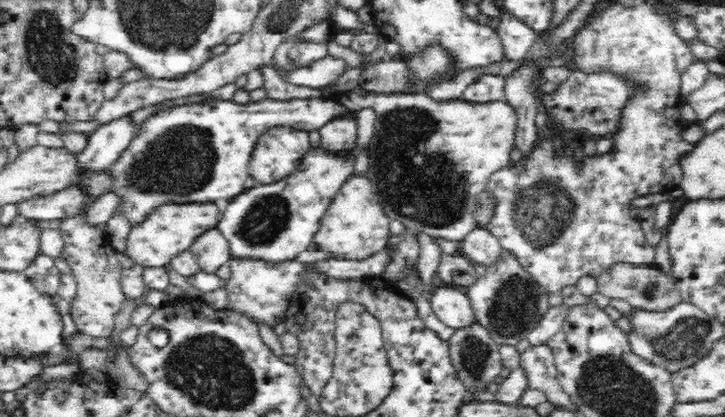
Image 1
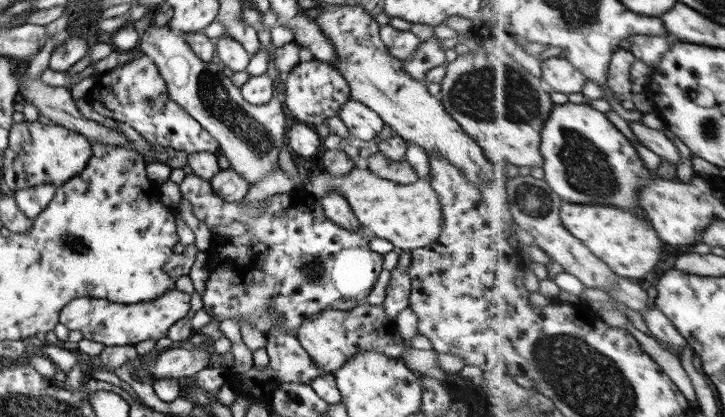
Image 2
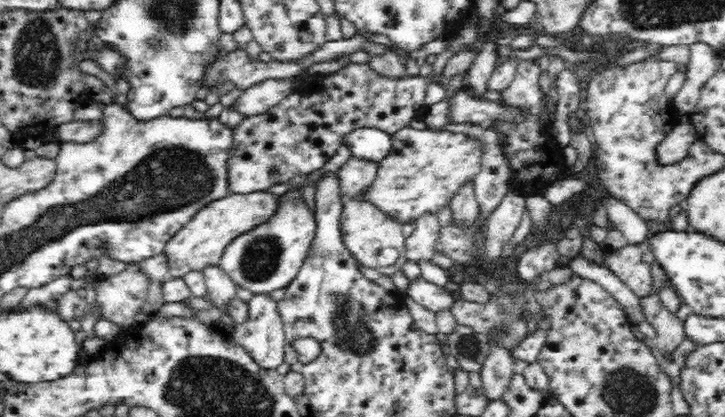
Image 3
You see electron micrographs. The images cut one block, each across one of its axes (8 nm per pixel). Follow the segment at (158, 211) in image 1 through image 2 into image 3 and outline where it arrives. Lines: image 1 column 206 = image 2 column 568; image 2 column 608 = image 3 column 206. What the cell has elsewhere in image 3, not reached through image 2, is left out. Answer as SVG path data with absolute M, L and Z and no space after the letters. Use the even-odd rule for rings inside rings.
M265 191L250 194L230 193L227 197L210 201L196 211L166 242L163 254L169 277L181 277L188 270L201 270L204 264L217 264L232 238L264 222L276 208L276 195Z

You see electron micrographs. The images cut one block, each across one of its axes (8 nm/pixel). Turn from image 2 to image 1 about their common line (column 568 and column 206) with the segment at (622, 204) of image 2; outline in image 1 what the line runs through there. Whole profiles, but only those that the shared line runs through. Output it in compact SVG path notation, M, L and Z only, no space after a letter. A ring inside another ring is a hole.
M267 96L267 98L258 101L250 101L248 104L244 105L236 104L236 102L231 100L219 100L200 104L188 104L158 111L152 117L149 117L146 121L140 124L133 139L130 141L128 148L123 150L119 158L110 166L113 168L117 180L113 191L118 194L123 194L123 198L125 198L125 203L120 210L125 213L131 224L136 224L138 220L142 220L142 216L146 216L146 214L148 214L148 210L152 210L152 208L156 208L158 204L164 204L164 202L213 201L219 204L224 203L246 190L243 184L246 182L246 178L248 178L249 175L249 166L251 164L253 149L259 140L259 136L262 136L265 130L275 126L290 126L296 130L306 131L317 130L320 126L322 126L322 124L324 124L324 122L328 122L328 119L335 118L344 110L345 108L332 98L325 99L318 96L293 96L293 98L290 99L276 99L272 98L272 96Z

